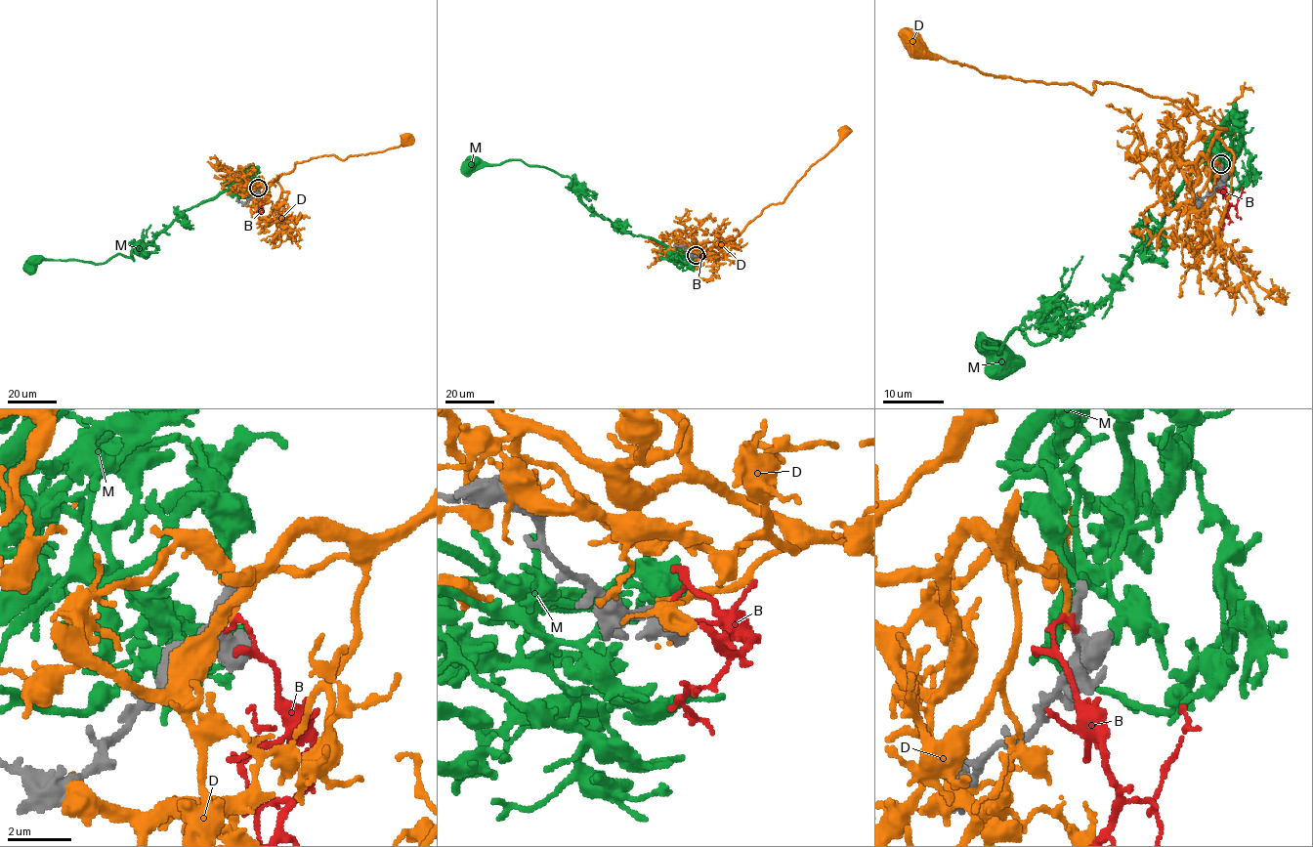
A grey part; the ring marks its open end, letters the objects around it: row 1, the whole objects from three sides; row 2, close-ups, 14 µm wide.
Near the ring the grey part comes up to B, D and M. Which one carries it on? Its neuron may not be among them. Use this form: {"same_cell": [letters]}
{"same_cell": ["M"]}

